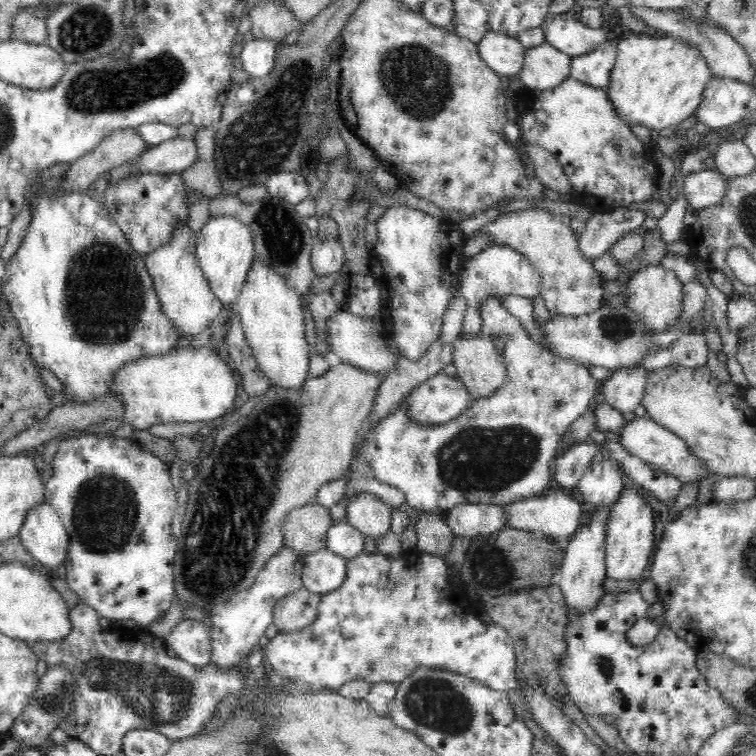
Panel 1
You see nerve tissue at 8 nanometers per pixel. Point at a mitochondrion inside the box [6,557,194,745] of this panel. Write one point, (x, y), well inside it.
(54, 698)

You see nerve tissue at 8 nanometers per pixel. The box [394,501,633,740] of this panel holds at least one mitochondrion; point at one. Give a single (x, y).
(437, 703)

